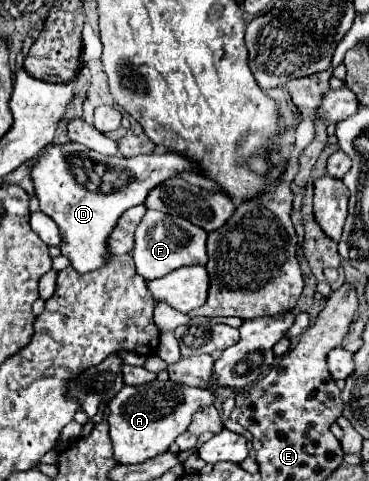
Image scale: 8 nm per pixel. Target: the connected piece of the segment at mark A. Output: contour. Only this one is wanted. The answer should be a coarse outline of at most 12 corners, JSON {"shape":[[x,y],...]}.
{"shape":[[149,382],[109,400],[119,464],[169,450],[211,390]]}

